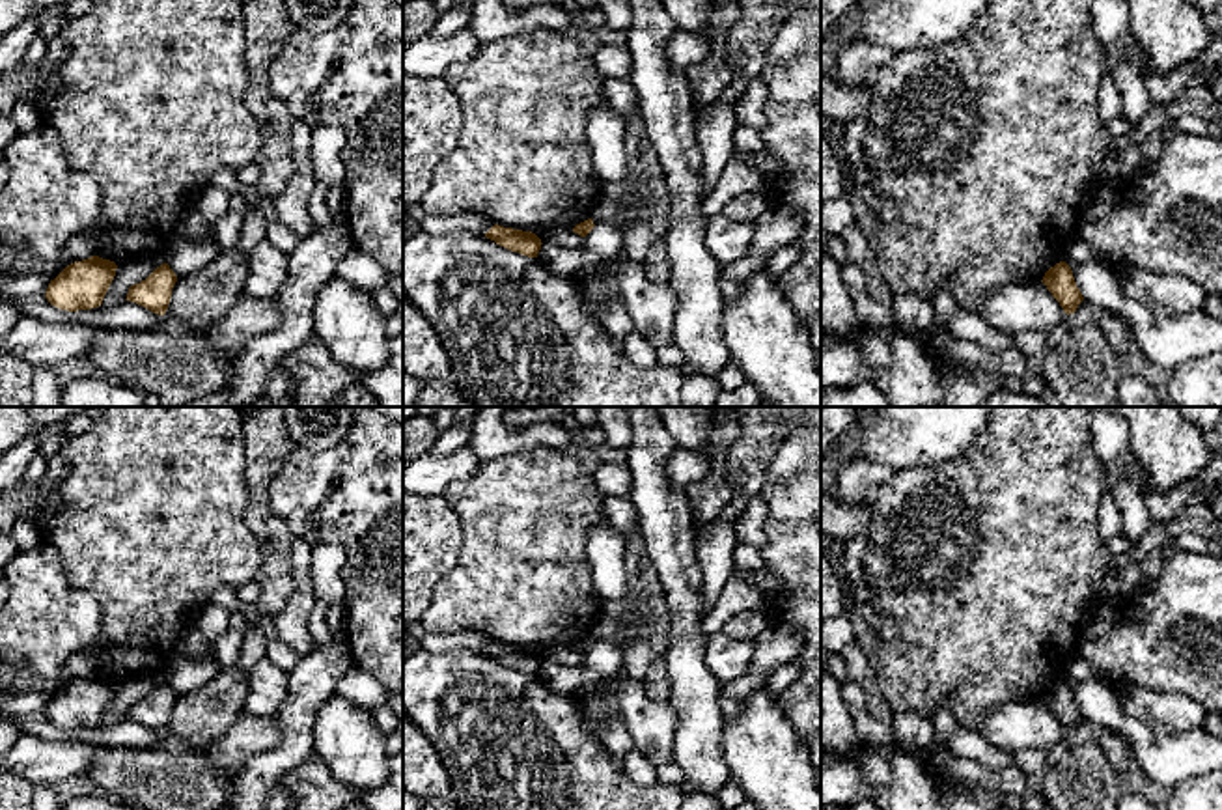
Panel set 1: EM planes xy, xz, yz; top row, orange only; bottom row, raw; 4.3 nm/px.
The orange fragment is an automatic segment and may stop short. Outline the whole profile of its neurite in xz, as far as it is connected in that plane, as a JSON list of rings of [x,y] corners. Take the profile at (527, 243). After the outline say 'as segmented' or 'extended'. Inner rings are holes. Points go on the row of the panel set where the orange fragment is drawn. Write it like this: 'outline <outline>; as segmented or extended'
outline [[[494,224],[485,233],[485,237],[511,252],[519,252],[528,258],[537,258],[541,244],[543,244],[541,239],[532,231],[504,228],[498,224]]]; as segmented

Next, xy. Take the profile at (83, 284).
outline [[[91,256],[67,265],[47,287],[47,300],[67,312],[91,310],[103,299],[116,276],[118,265],[110,259]]]; as segmented

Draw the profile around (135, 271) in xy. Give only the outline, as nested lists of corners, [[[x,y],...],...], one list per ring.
[[[157,252],[153,258],[138,258],[118,265],[116,276],[103,299],[103,304],[91,310],[103,310],[127,299],[129,287],[146,280],[157,267],[168,261],[168,256]]]

